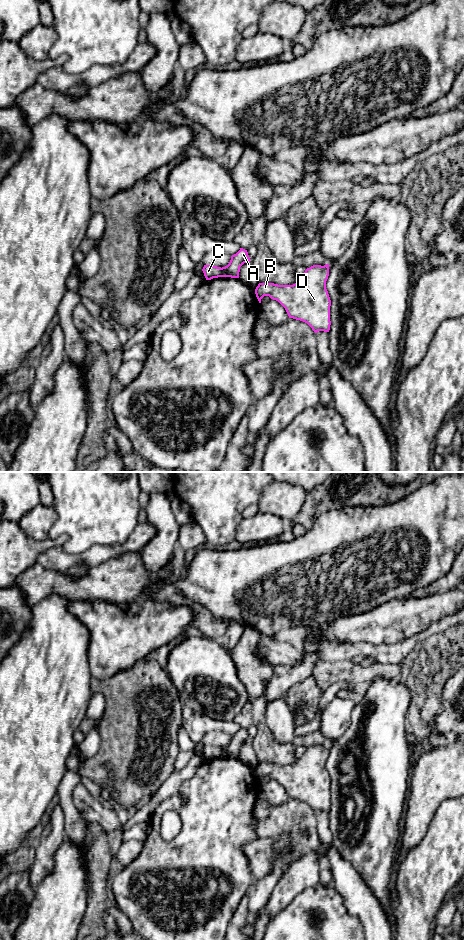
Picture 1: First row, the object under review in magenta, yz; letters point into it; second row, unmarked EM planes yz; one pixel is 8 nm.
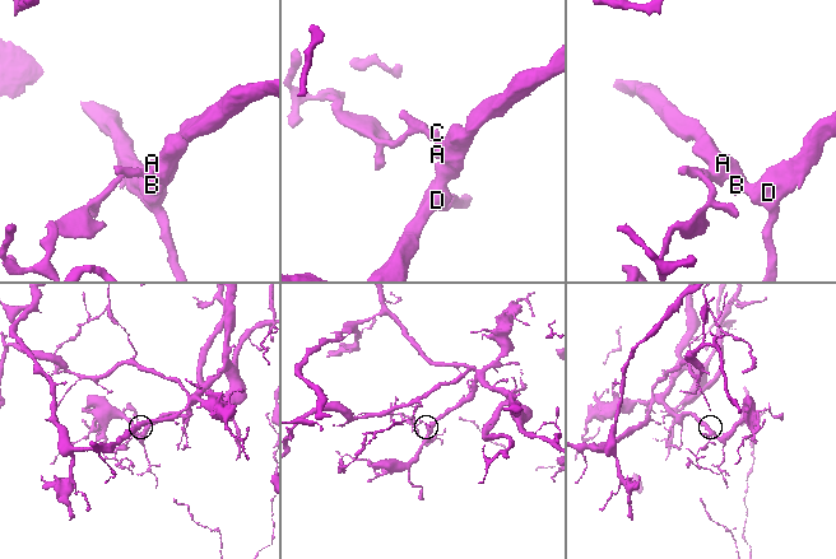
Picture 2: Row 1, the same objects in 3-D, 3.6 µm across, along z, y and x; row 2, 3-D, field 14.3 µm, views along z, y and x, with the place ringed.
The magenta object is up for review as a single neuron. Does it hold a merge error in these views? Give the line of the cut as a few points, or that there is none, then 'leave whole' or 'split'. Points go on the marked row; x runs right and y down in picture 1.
cut in yz along (222, 268), (220, 276); split

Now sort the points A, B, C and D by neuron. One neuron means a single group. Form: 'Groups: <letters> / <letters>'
Groups: A B D / C

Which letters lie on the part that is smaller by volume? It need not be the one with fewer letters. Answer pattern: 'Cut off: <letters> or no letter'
Cut off: C

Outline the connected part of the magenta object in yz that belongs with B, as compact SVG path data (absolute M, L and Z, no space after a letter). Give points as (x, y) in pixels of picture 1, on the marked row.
M329 264L313 265L295 284L259 283L255 294L259 303L264 296L278 301L289 318L307 323L315 333L329 332L331 300L326 289L328 276Z

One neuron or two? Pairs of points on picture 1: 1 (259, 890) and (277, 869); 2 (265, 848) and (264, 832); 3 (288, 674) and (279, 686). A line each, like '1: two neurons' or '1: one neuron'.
1: one neuron
2: two neurons
3: one neuron

